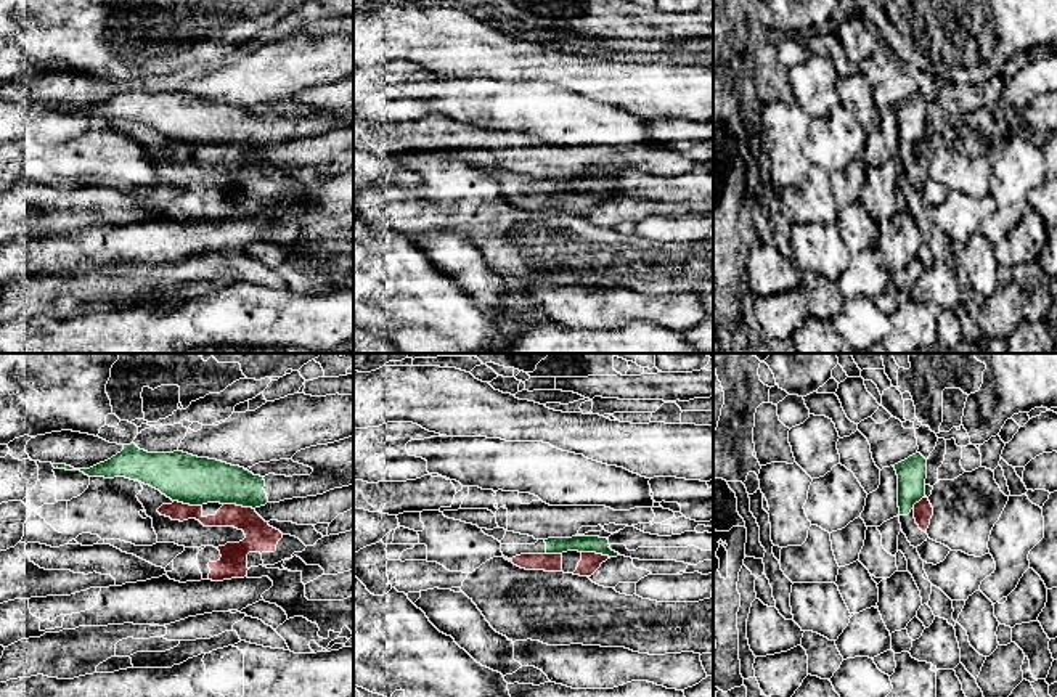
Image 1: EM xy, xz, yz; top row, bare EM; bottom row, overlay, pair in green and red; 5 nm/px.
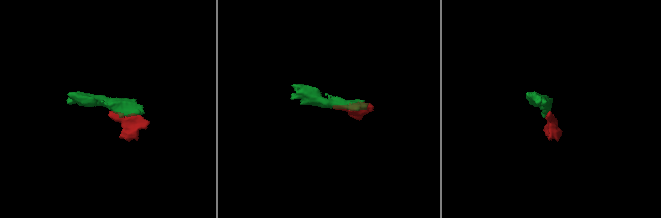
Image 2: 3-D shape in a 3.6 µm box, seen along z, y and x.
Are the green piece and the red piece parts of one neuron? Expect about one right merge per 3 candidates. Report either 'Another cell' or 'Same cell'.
Another cell

